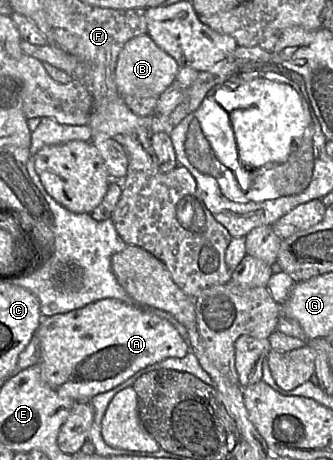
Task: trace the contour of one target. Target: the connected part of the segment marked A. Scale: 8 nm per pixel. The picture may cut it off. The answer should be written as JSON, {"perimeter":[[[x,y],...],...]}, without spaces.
{"perimeter":[[[111,298],[43,318],[36,336],[40,345],[40,360],[37,365],[41,379],[59,394],[76,402],[89,402],[92,397],[113,389],[141,369],[167,358],[183,358],[190,351],[189,343],[170,322]]]}

